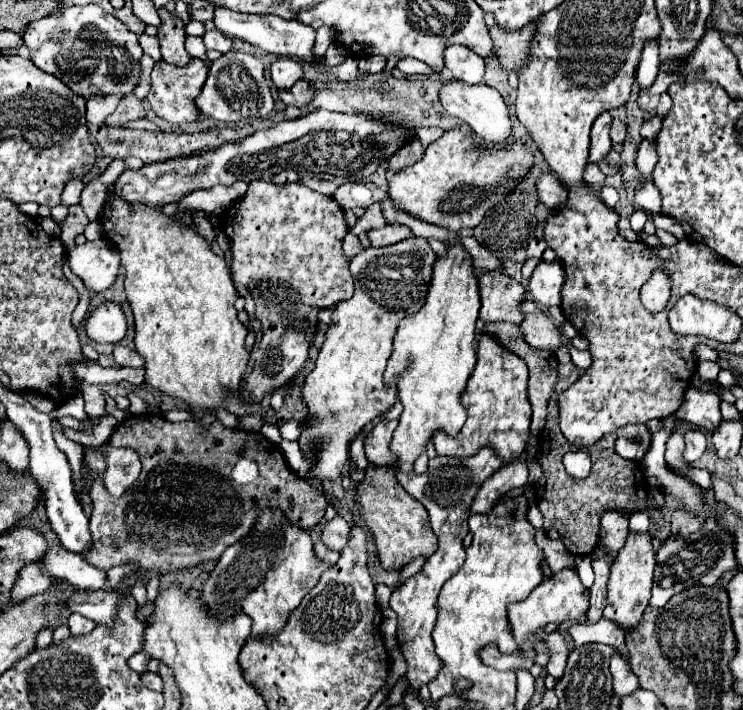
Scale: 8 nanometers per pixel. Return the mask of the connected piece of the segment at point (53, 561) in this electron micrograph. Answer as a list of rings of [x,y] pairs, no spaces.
[[[62,546],[48,548],[42,566],[56,584],[66,582],[76,590],[100,590],[106,586],[104,570],[94,568],[80,554],[72,554]]]

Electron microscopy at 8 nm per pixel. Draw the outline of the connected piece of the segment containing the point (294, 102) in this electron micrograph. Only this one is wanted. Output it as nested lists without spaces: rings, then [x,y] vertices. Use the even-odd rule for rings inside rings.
[[[298,80],[288,92],[286,90],[278,90],[278,98],[286,104],[286,106],[296,106],[296,108],[304,108],[310,100],[312,100],[312,90],[310,90],[310,82],[306,80]]]

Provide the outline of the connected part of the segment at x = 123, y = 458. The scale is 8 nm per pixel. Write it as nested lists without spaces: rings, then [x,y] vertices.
[[[102,446],[100,450],[104,450],[108,462],[108,468],[104,472],[104,484],[110,494],[120,497],[136,482],[136,476],[140,476],[142,470],[140,458],[134,450],[108,448],[108,446]]]

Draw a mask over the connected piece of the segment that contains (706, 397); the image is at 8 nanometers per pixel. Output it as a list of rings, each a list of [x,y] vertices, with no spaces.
[[[694,386],[684,394],[684,404],[674,414],[682,422],[690,422],[700,430],[714,432],[722,420],[720,398],[714,392],[702,392]]]

